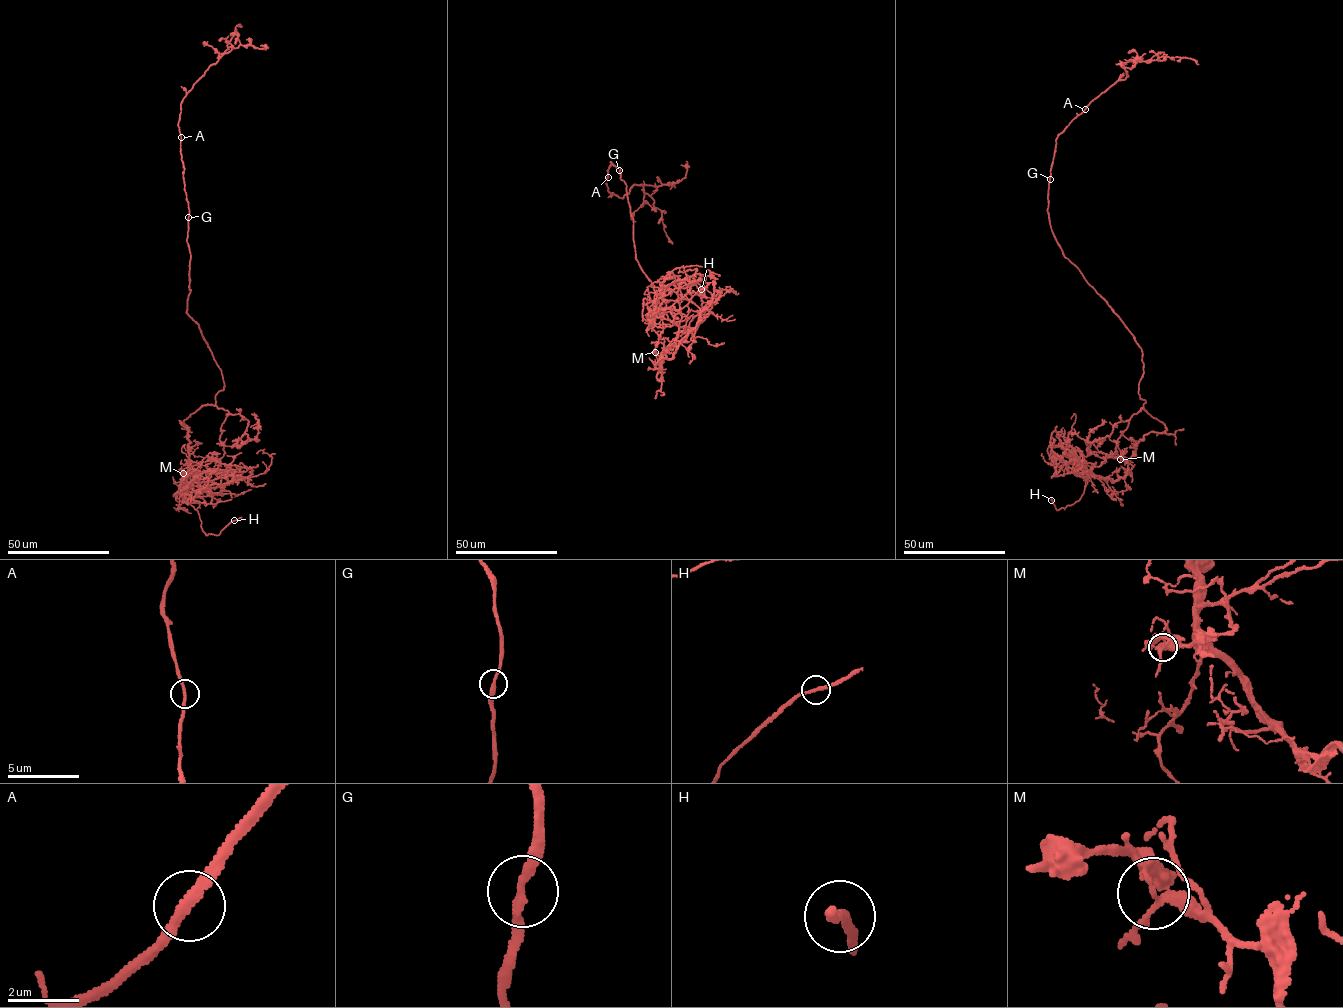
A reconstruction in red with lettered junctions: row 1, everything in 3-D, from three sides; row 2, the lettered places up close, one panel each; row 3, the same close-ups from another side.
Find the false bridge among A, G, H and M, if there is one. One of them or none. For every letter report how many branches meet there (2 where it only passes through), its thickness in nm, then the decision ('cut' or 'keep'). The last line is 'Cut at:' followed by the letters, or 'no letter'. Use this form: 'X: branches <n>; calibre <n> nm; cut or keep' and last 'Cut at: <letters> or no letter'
A: branches 2; calibre 240 nm; keep
G: branches 2; calibre 220 nm; keep
H: branches 2; calibre 220 nm; keep
M: branches 3; calibre 180 nm; cut
Cut at: M

